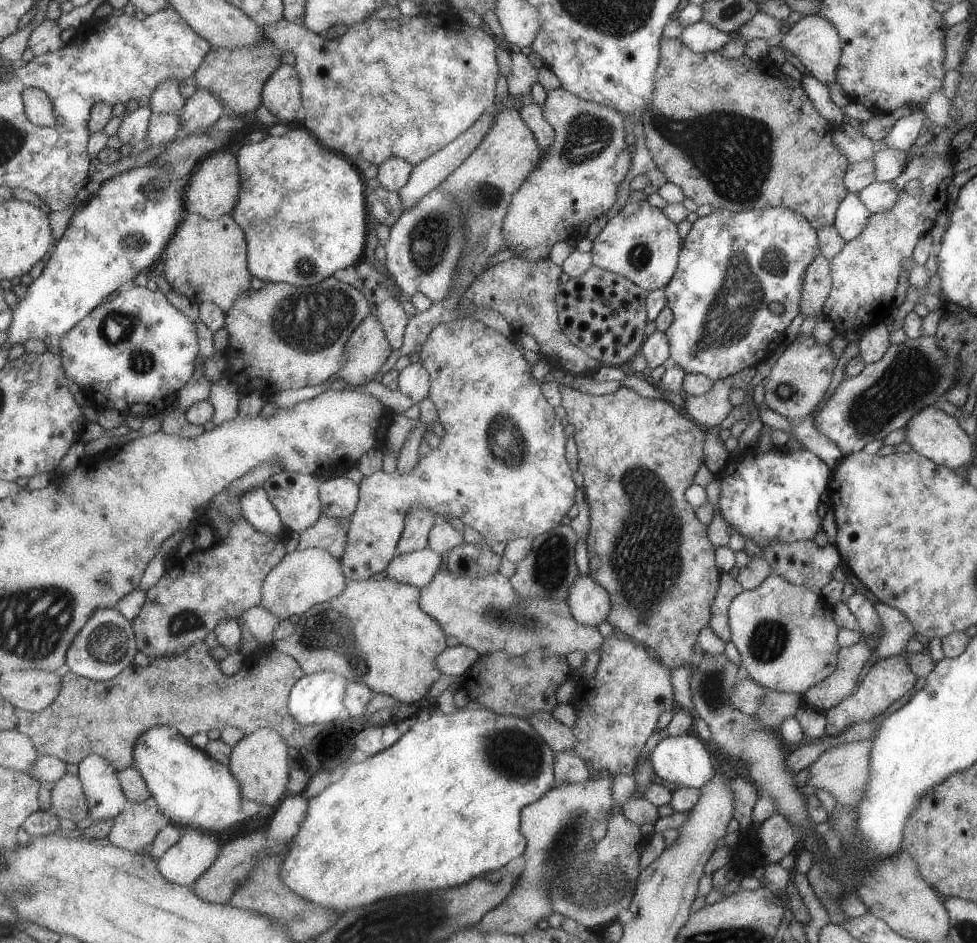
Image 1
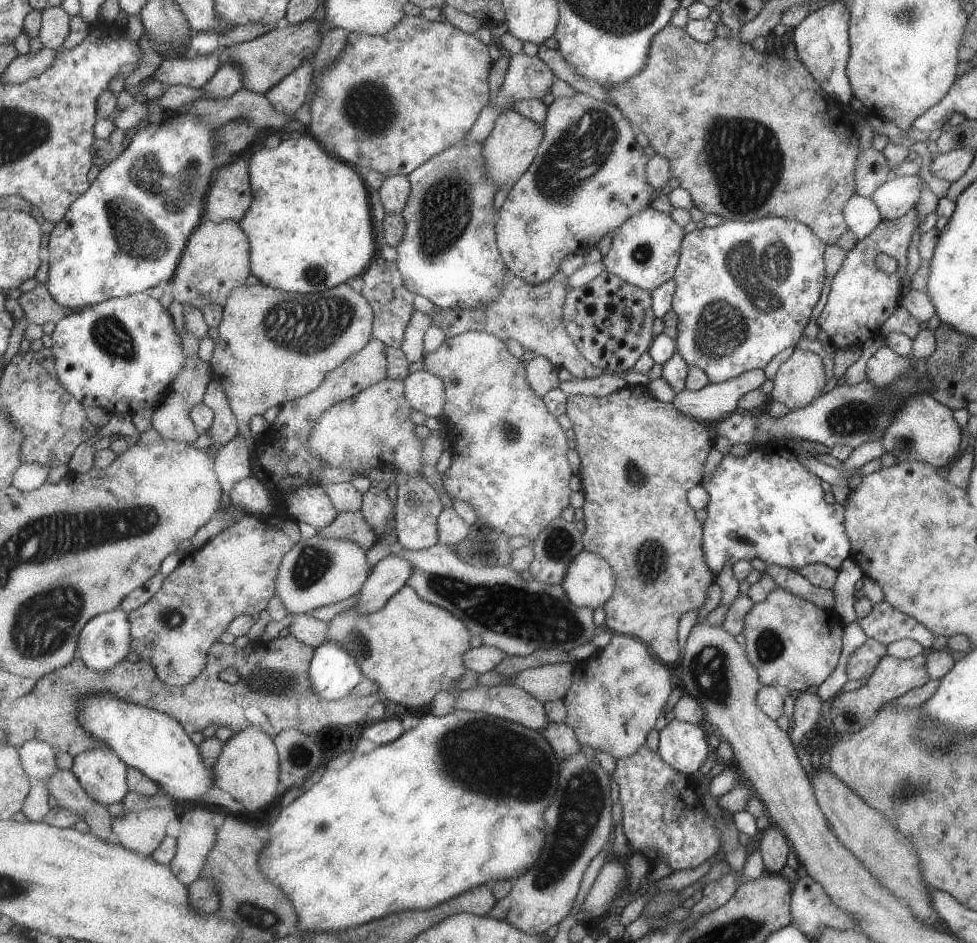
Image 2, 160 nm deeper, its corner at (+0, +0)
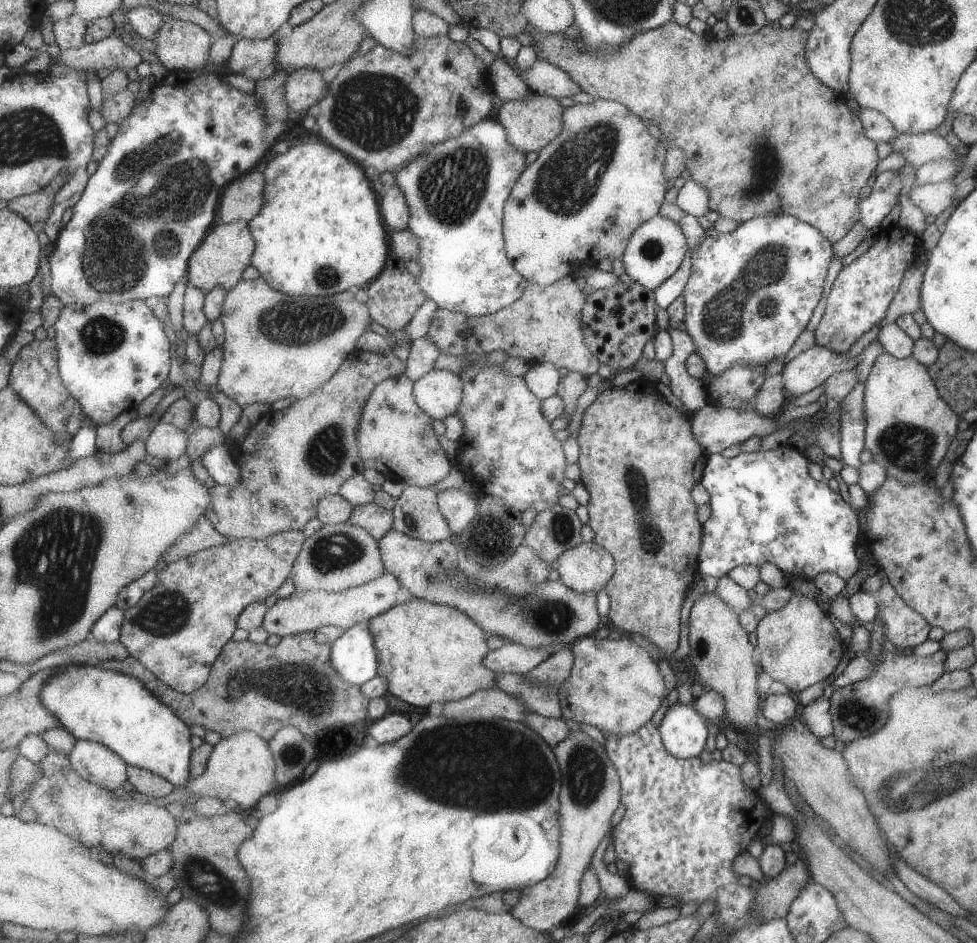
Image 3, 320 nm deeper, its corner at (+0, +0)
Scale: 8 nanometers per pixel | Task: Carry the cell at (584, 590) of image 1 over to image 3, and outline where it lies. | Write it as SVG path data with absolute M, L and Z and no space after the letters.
M579 542L553 562L553 576L575 592L597 592L612 576L614 560L593 542Z

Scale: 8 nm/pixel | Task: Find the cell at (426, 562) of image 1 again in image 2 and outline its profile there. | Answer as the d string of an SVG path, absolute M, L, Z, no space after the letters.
M394 553L381 559L360 590L360 597L354 606L364 615L376 613L388 600L391 600L394 594L407 585L406 580L413 571L414 566L411 561Z

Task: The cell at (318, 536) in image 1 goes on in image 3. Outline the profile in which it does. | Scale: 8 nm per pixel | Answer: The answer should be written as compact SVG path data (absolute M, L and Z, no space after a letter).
M373 501L357 505L347 523L368 530L379 542L394 528L394 522L394 511Z

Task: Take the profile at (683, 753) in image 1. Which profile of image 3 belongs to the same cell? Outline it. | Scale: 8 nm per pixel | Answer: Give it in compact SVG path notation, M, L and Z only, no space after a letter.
M678 701L667 707L659 731L666 751L681 759L697 757L709 734L703 717L691 706L691 702L681 704Z

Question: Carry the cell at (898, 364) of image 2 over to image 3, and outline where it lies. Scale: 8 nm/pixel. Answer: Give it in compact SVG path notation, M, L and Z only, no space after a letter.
M881 353L871 365L863 391L864 449L872 454L872 460L885 469L886 476L904 485L915 485L934 474L935 466L947 452L949 442L957 432L959 418L953 408L940 396L927 367L912 355L897 359L889 353Z

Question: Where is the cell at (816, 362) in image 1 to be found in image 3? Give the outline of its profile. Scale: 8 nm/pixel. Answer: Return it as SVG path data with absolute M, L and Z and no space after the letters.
M813 345L784 364L781 372L783 388L787 397L799 396L819 386L829 375L848 370L853 365L850 358Z

